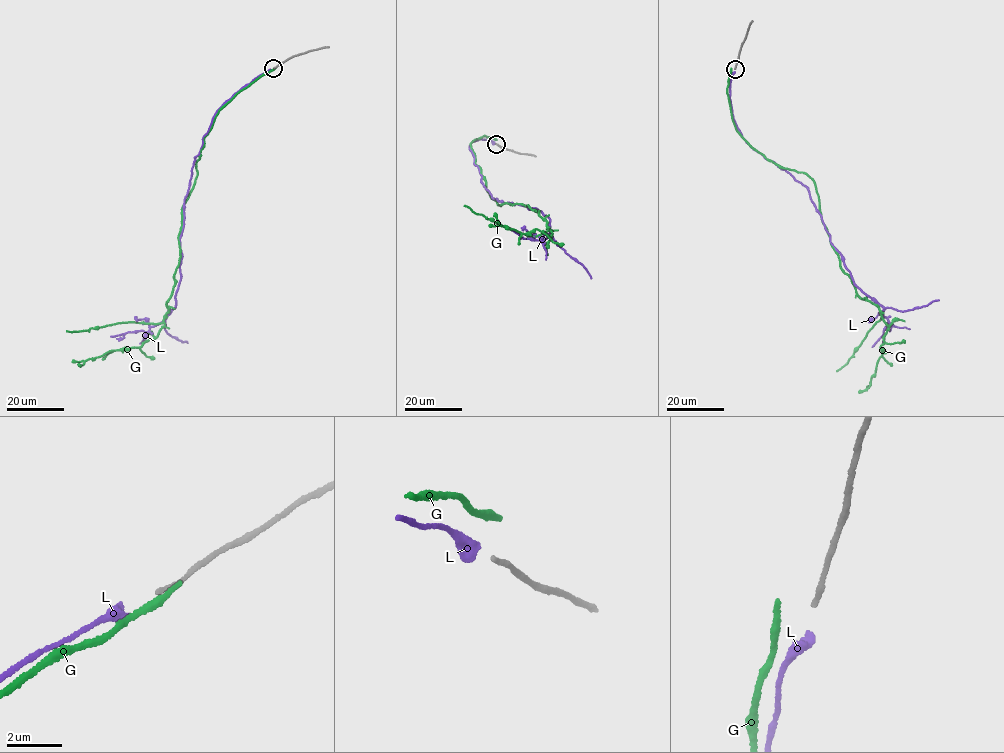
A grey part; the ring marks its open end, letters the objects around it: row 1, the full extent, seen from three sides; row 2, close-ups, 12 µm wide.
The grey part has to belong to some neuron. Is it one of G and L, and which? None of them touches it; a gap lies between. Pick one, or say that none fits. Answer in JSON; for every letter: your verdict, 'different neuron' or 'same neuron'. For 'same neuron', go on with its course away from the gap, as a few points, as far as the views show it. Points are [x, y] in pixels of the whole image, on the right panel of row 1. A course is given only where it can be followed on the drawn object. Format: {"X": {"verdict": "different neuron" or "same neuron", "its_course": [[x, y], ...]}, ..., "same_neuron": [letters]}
{"G": {"verdict": "different neuron"}, "L": {"verdict": "same neuron", "its_course": [[735, 72], [729, 98], [743, 137], [806, 187], [853, 280], [882, 305], [889, 322], [872, 346]]}, "same_neuron": ["L"]}

